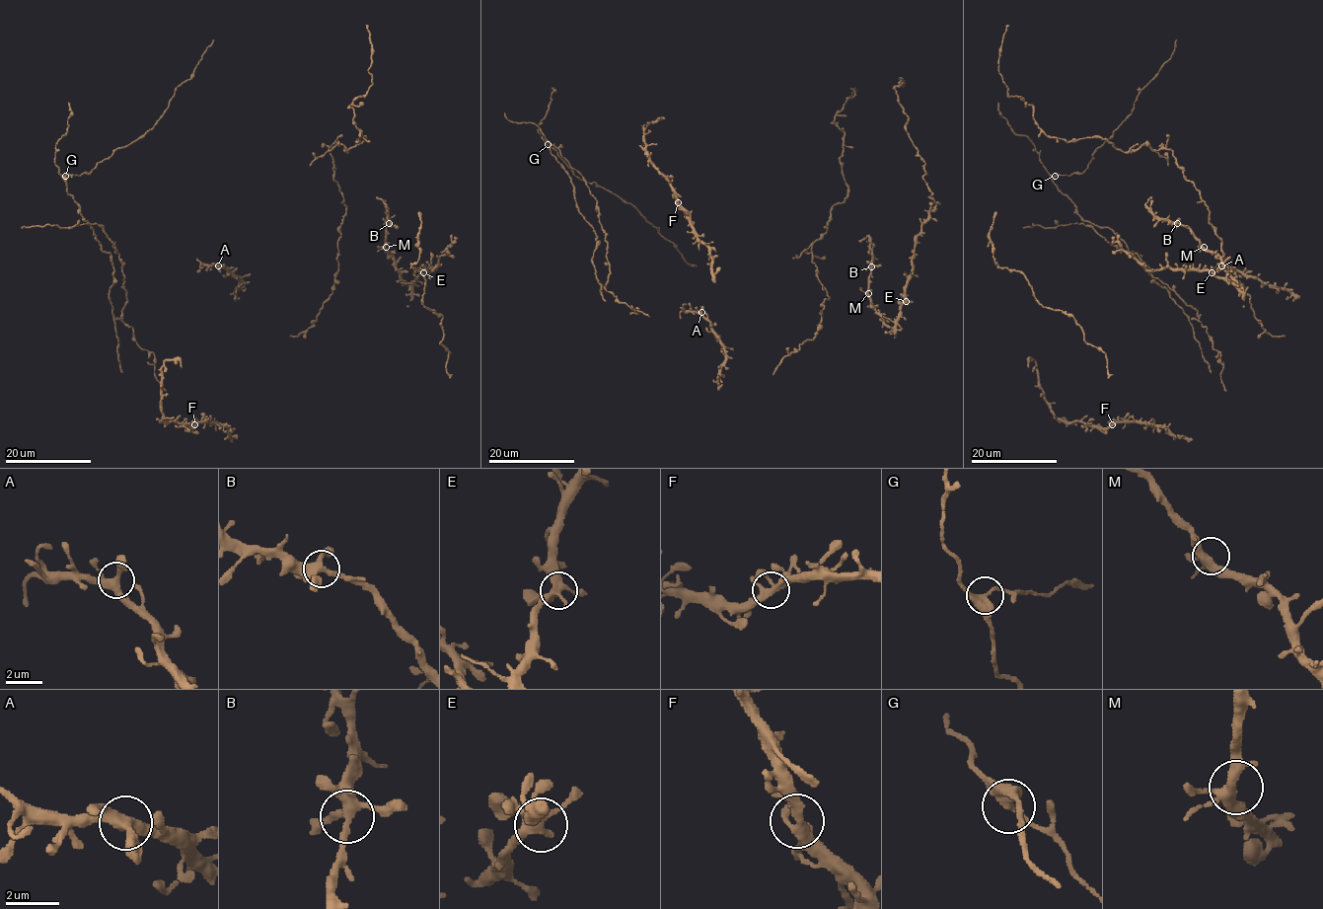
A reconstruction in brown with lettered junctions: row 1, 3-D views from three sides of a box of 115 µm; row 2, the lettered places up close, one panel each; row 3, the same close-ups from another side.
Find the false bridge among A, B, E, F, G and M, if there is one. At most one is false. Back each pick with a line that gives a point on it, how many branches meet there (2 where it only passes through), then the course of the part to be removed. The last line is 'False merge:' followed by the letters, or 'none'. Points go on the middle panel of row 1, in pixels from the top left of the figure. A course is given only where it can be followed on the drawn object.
False merge: none

